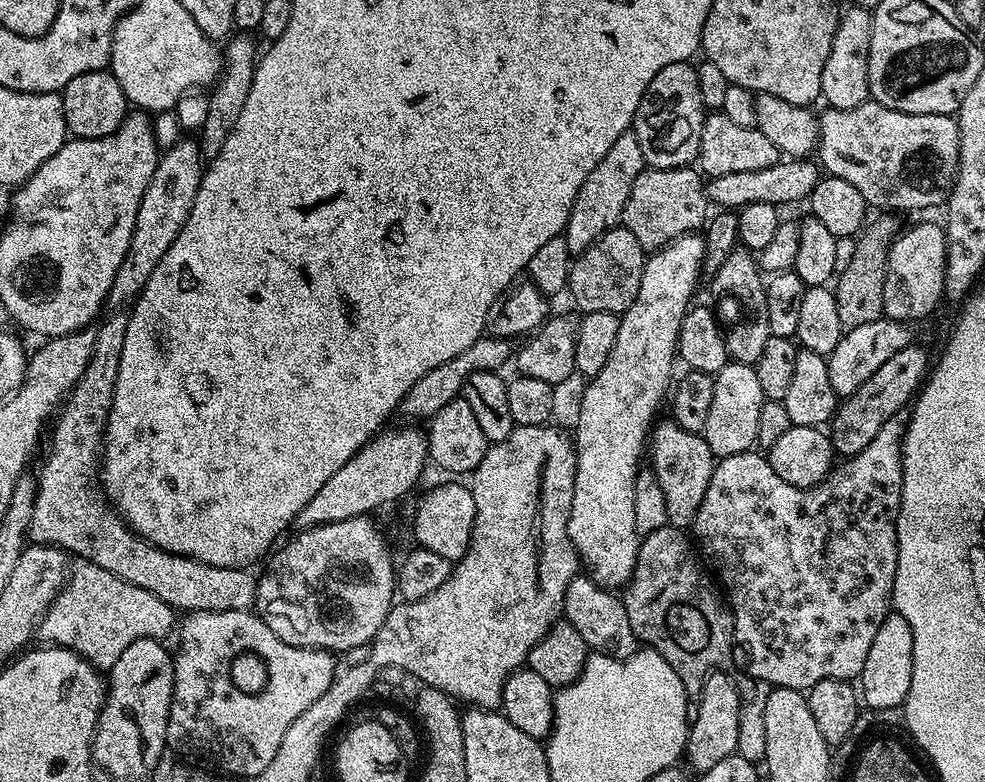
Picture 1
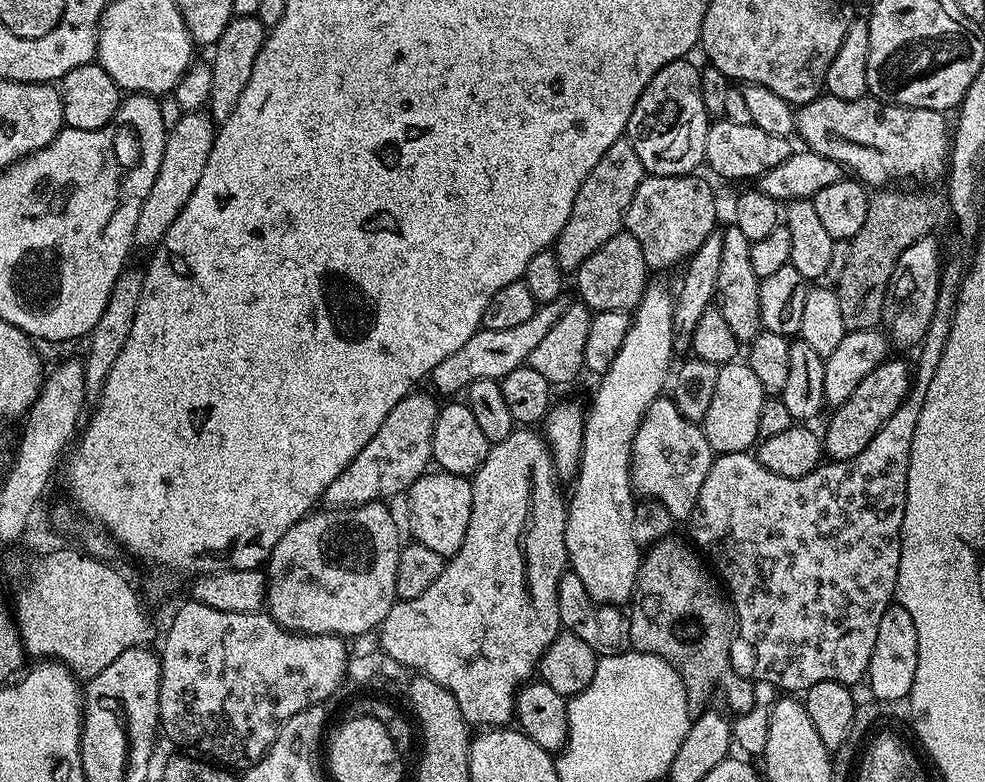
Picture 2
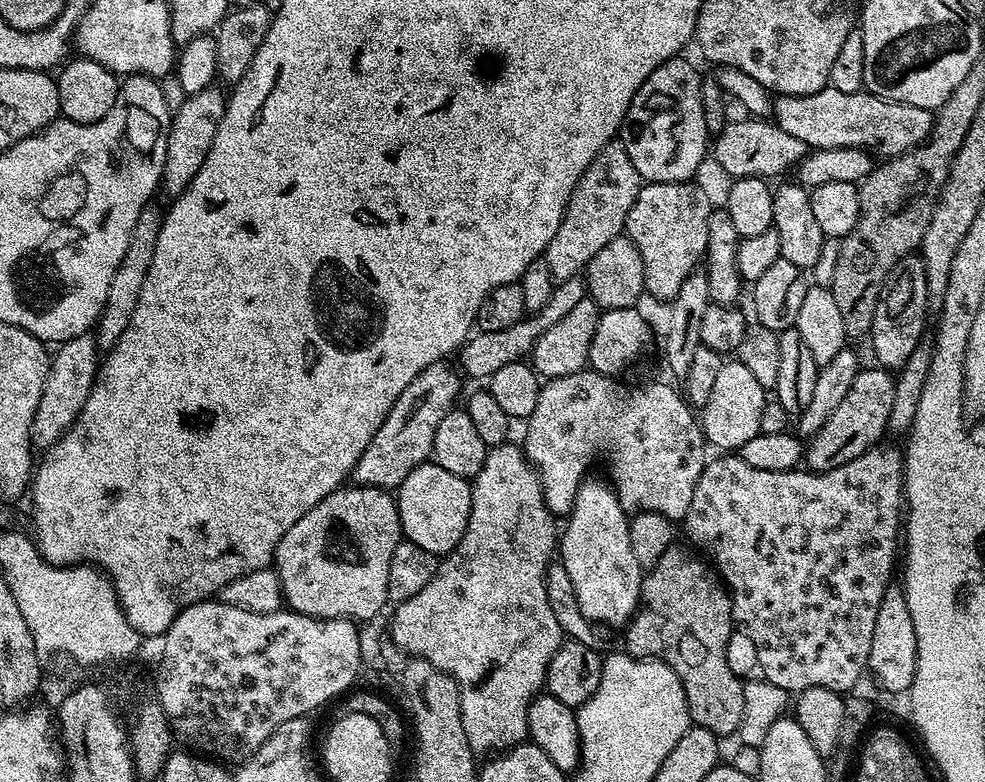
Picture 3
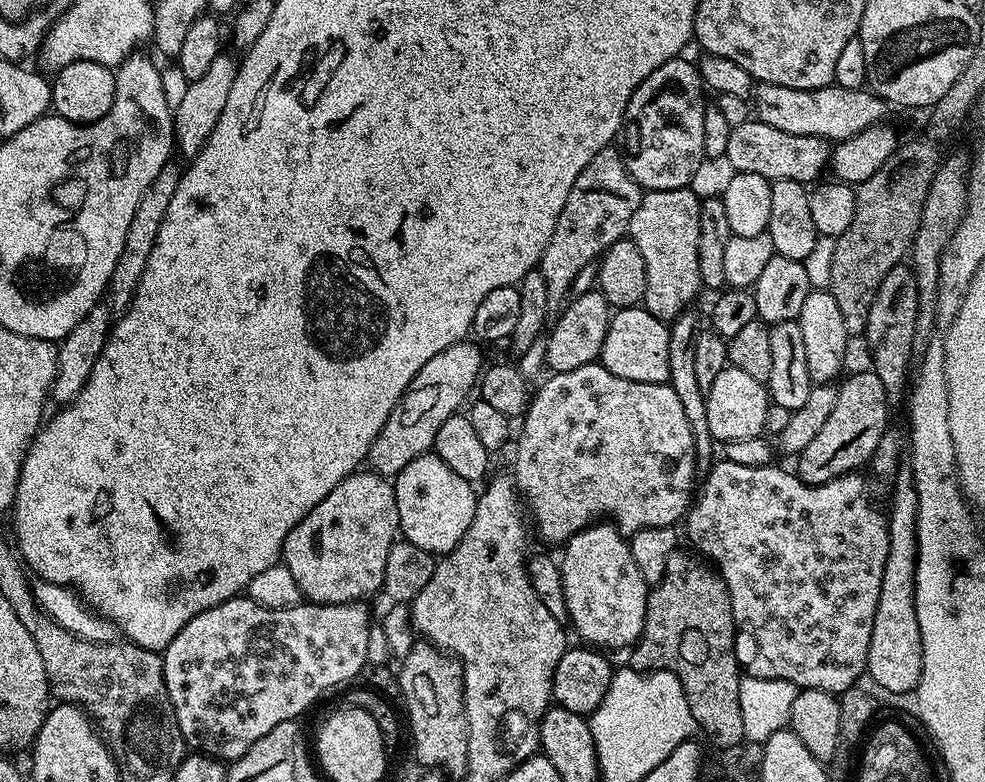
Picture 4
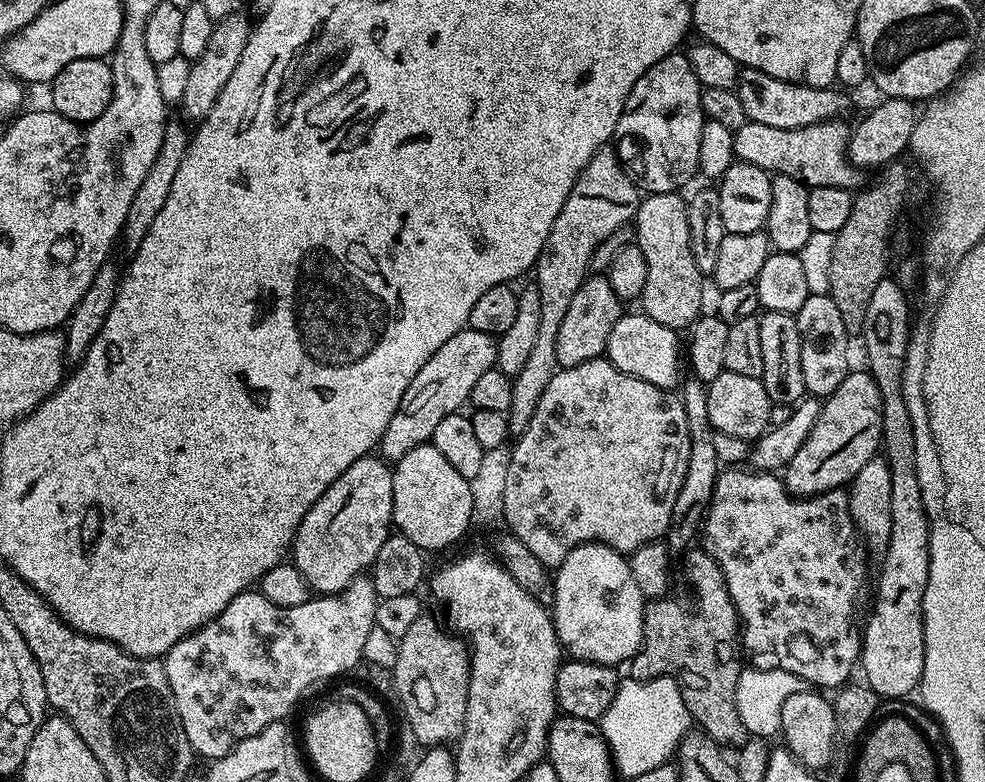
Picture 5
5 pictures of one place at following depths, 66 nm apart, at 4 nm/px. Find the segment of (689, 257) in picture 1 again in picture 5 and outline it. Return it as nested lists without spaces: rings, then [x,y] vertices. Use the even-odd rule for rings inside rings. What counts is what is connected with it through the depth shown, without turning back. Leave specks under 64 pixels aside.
[[[579,544],[560,563],[554,572],[554,598],[550,605],[550,615],[554,622],[556,637],[561,649],[571,659],[585,660],[591,664],[610,664],[631,661],[644,641],[644,606],[646,597],[638,590],[634,574],[630,570],[625,553],[615,552],[605,544]]]

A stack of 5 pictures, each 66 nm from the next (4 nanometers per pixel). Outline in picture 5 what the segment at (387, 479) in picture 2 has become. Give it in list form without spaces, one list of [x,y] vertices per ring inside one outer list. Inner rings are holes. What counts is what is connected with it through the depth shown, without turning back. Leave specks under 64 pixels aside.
[[[464,328],[454,338],[447,340],[414,374],[414,382],[402,394],[402,402],[390,418],[390,426],[382,434],[378,452],[385,461],[395,462],[403,458],[414,446],[427,444],[434,434],[434,426],[446,418],[446,414],[461,411],[469,403],[474,386],[486,370],[496,367],[497,337],[491,332],[479,332],[473,328]]]

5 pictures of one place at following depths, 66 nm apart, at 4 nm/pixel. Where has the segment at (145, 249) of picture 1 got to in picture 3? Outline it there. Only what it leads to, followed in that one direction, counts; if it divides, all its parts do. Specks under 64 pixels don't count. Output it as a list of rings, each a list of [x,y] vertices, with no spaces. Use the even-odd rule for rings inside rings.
[[[213,86],[206,90],[198,90],[198,94],[193,96],[185,95],[184,100],[181,99],[172,112],[162,181],[163,191],[168,191],[169,197],[181,196],[186,186],[190,186],[194,174],[202,170],[202,162],[206,162],[206,154],[210,154],[210,146],[214,142],[214,134],[218,134],[218,122],[222,122],[226,103],[225,93],[220,93],[218,88]]]

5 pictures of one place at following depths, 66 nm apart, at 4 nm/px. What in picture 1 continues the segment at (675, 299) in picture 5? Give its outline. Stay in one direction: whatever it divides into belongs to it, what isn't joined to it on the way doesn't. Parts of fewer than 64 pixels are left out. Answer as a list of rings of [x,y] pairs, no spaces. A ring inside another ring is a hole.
[[[645,167],[638,178],[634,178],[634,190],[630,190],[630,198],[626,198],[620,224],[633,232],[645,253],[651,254],[671,240],[695,233],[709,219],[708,208],[710,209],[710,201],[706,180],[695,167]]]

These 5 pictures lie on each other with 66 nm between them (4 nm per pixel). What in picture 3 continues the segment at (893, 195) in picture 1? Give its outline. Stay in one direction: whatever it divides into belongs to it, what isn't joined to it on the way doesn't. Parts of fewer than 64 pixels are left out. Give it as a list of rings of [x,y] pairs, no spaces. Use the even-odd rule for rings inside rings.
[[[831,86],[809,96],[776,96],[772,106],[774,123],[798,138],[798,142],[817,148],[862,148],[880,158],[901,156],[927,140],[932,130],[933,113],[927,108],[890,102],[861,90],[842,94]]]

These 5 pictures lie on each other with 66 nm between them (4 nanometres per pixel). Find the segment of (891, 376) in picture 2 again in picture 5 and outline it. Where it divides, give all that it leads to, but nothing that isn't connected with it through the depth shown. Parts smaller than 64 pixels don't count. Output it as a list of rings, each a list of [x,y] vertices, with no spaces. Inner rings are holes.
[[[867,370],[849,371],[848,376],[842,378],[842,386],[821,403],[818,422],[806,442],[802,442],[802,450],[798,450],[783,469],[785,488],[793,497],[803,498],[851,485],[858,470],[881,451],[881,434],[882,398],[874,378]]]

